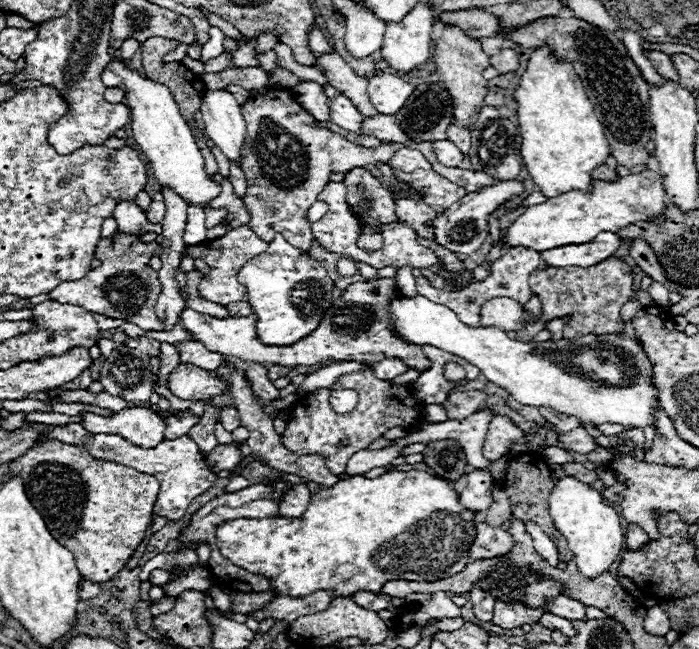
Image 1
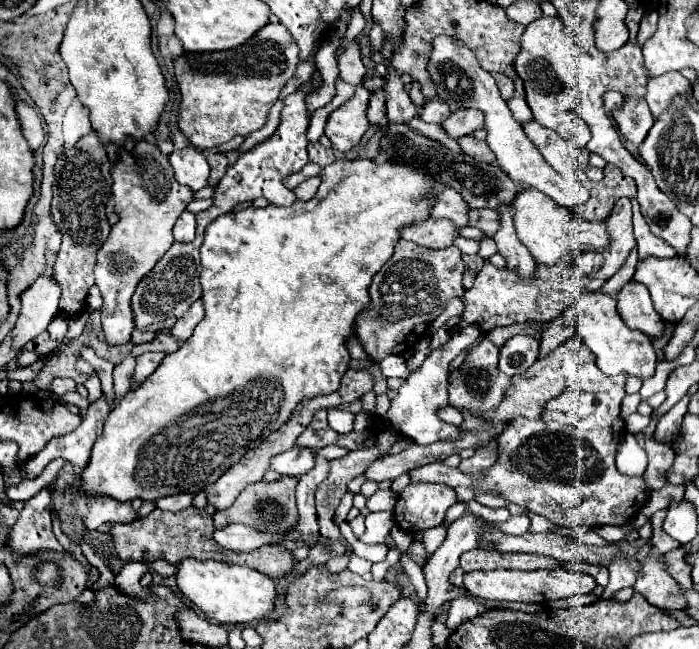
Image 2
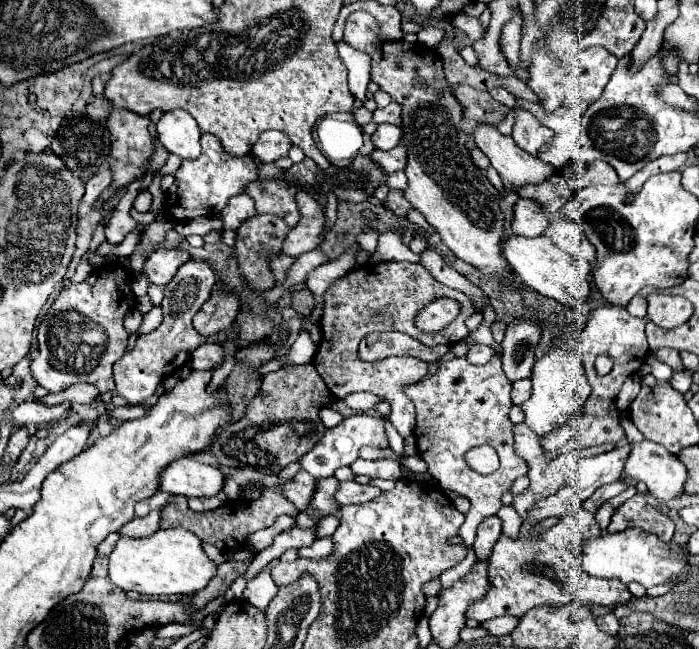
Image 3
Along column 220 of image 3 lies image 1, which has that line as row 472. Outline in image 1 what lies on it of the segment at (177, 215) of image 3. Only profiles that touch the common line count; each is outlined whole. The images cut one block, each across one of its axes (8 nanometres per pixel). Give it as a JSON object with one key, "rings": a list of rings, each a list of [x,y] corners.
{"rings":[[[66,424],[66,426],[56,426],[54,430],[40,434],[38,438],[60,438],[62,442],[72,442],[72,444],[84,444],[96,458],[106,458],[124,466],[134,466],[140,472],[152,474],[156,476],[156,480],[160,482],[160,494],[158,500],[154,504],[154,516],[166,516],[168,520],[180,520],[188,508],[188,504],[202,492],[206,492],[214,480],[216,474],[212,474],[206,468],[206,462],[202,458],[202,454],[198,452],[196,444],[188,438],[188,436],[180,436],[176,440],[164,440],[160,442],[160,446],[152,448],[152,450],[144,450],[138,446],[132,446],[130,442],[126,442],[120,436],[112,436],[112,434],[90,434],[88,430],[84,430],[80,424]]]}

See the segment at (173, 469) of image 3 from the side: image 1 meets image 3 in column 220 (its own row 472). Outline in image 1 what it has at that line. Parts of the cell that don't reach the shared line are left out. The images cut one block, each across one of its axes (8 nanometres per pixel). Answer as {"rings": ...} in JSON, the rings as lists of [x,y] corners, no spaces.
{"rings":[[[474,470],[466,474],[468,486],[460,496],[460,504],[472,512],[486,512],[492,504],[492,474],[488,470]]]}

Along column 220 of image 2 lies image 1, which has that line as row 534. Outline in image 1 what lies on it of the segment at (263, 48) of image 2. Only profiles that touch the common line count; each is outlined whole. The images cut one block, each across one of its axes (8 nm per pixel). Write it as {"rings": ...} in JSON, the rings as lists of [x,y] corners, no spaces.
{"rings":[[[60,440],[36,442],[26,454],[10,462],[4,480],[10,480],[12,476],[22,478],[28,500],[32,502],[32,506],[36,506],[36,510],[40,510],[50,534],[62,546],[72,550],[80,574],[94,584],[112,580],[112,576],[116,576],[126,566],[138,544],[144,540],[144,532],[152,520],[152,506],[160,492],[160,484],[152,474],[138,472],[124,464],[96,460],[84,446],[80,448],[74,444],[64,444]]]}

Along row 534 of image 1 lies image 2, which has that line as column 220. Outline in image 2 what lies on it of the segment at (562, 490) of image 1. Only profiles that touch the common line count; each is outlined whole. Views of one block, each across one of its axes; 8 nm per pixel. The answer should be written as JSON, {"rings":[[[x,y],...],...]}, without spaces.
{"rings":[[[184,560],[178,564],[176,572],[178,588],[180,592],[196,604],[196,608],[212,622],[224,624],[224,626],[234,626],[234,624],[252,624],[266,620],[274,612],[276,604],[276,586],[272,578],[262,576],[260,572],[254,572],[252,568],[246,566],[232,566],[232,564],[222,564],[214,560]]]}

